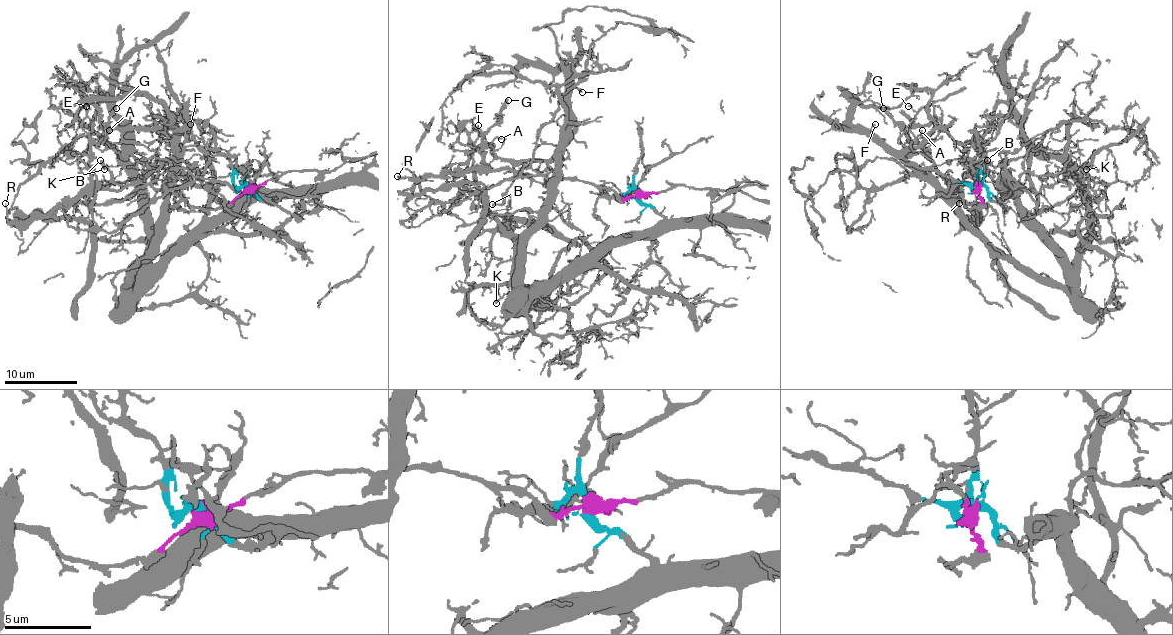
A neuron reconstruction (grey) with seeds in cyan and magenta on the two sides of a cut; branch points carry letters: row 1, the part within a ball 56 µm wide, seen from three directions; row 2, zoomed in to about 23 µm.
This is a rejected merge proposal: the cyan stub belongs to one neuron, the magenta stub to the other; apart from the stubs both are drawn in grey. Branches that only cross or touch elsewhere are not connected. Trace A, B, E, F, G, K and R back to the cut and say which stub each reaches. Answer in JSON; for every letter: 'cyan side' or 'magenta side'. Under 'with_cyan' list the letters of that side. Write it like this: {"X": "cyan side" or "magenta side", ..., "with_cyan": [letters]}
{"A": "cyan side", "B": "magenta side", "E": "magenta side", "F": "cyan side", "G": "magenta side", "K": "cyan side", "R": "magenta side", "with_cyan": ["A", "F", "K"]}

